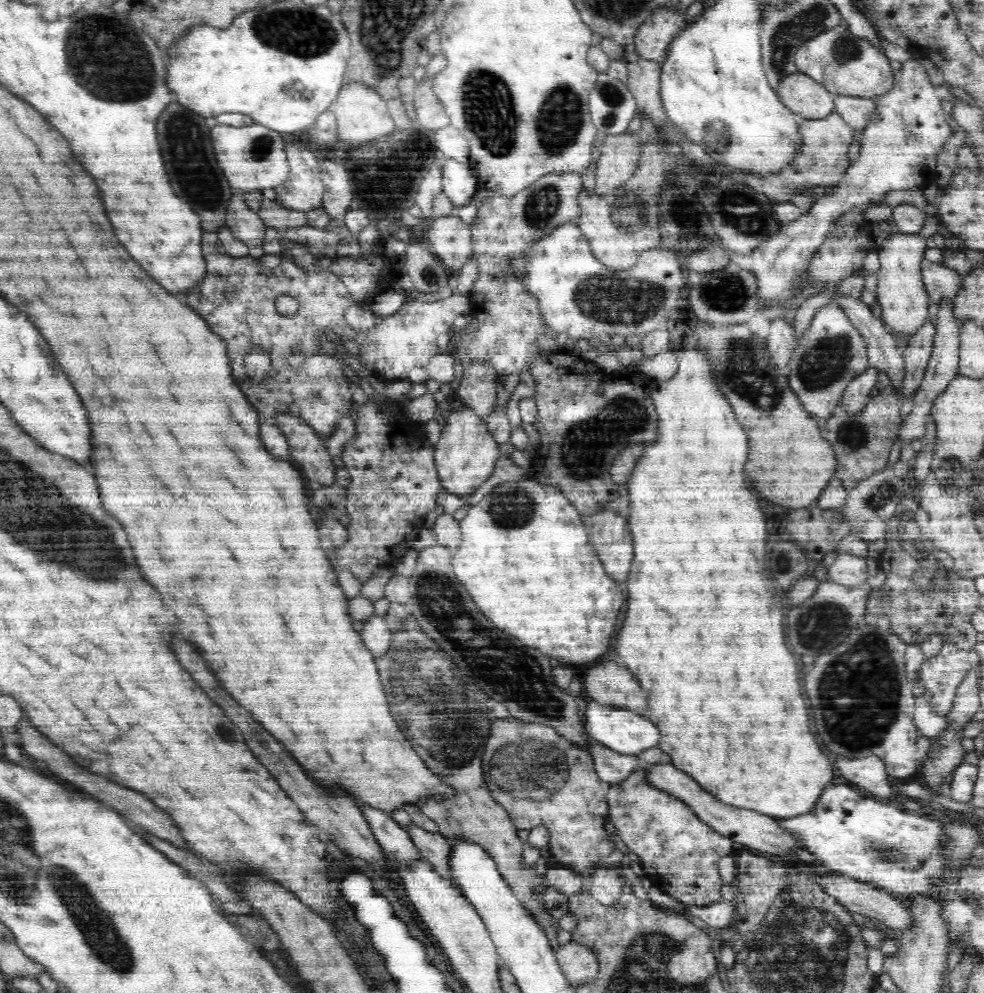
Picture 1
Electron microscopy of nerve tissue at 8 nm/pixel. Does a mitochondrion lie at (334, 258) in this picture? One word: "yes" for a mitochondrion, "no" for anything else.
no

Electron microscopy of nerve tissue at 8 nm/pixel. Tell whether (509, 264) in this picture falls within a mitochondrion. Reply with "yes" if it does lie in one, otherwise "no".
yes

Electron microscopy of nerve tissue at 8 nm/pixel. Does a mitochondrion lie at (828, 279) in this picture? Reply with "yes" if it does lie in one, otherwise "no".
no

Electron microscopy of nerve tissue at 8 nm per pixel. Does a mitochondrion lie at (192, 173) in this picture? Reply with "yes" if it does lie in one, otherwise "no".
yes

